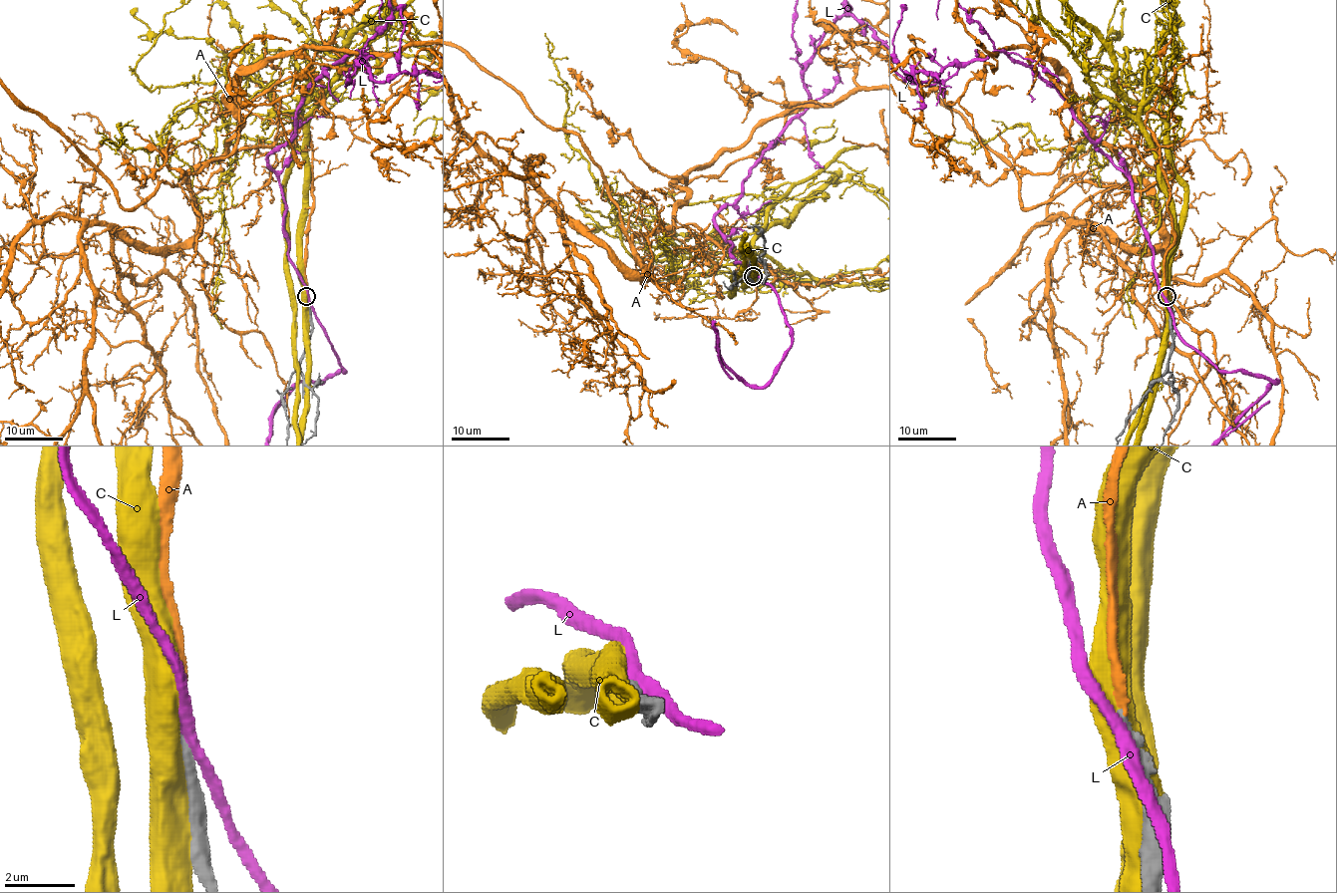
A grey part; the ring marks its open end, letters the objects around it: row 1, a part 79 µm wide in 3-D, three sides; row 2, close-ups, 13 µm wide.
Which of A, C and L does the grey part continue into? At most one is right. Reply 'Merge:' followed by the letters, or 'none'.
Merge: A

